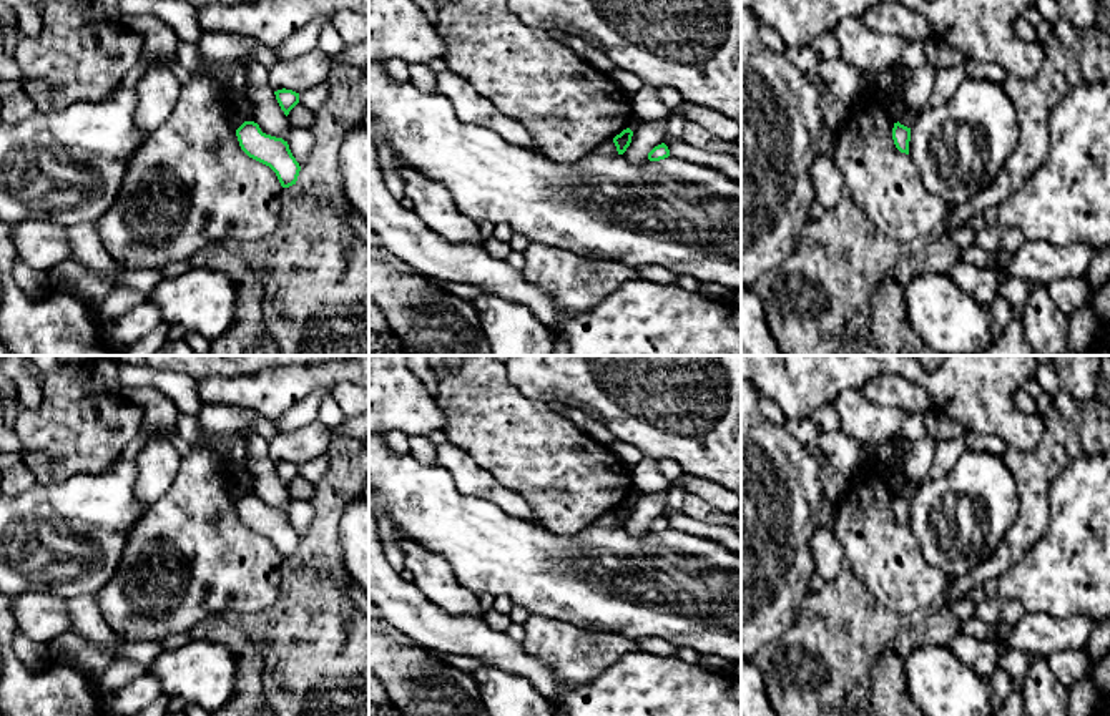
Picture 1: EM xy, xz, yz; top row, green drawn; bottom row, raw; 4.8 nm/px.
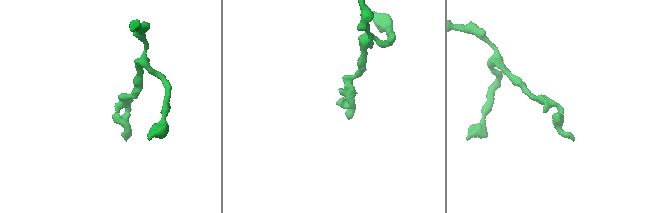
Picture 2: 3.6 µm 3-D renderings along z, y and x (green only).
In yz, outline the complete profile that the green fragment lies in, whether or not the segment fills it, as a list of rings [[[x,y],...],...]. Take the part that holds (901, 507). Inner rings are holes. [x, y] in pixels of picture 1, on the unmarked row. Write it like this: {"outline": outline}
{"outline": [[[899,493],[894,495],[892,512],[901,525],[909,527],[911,500],[901,497]]]}

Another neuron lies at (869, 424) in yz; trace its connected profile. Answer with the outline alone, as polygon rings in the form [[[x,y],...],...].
[[[849,389],[834,400],[841,430],[861,445],[881,445],[894,442],[906,419],[912,414],[897,407],[874,405],[867,402],[861,389]]]

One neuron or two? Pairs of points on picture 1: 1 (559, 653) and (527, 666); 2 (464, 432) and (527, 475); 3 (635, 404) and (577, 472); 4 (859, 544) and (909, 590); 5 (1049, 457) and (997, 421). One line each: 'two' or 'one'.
1: two
2: one
3: two
4: one
5: two

